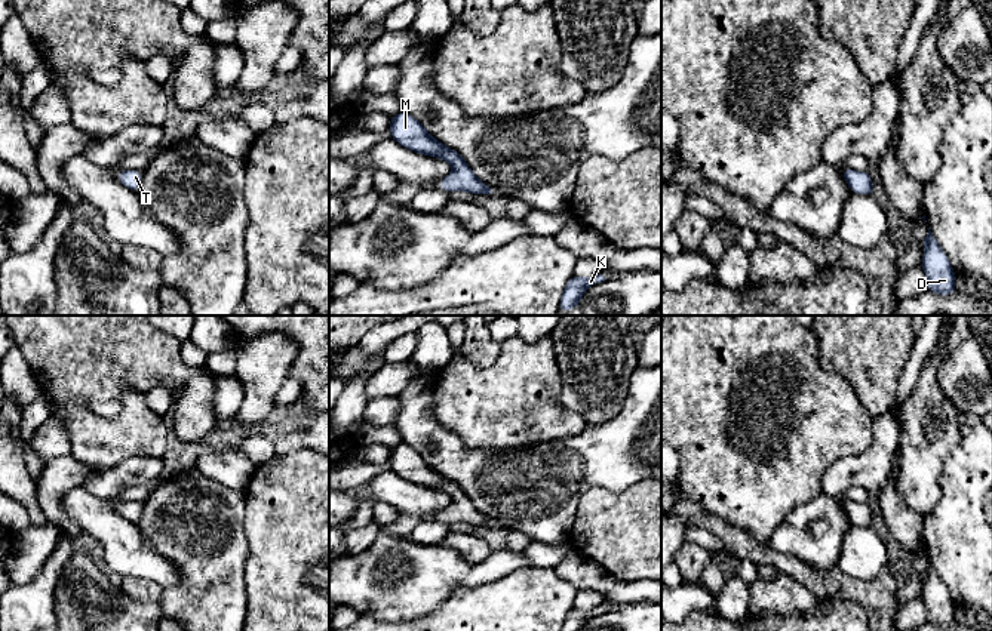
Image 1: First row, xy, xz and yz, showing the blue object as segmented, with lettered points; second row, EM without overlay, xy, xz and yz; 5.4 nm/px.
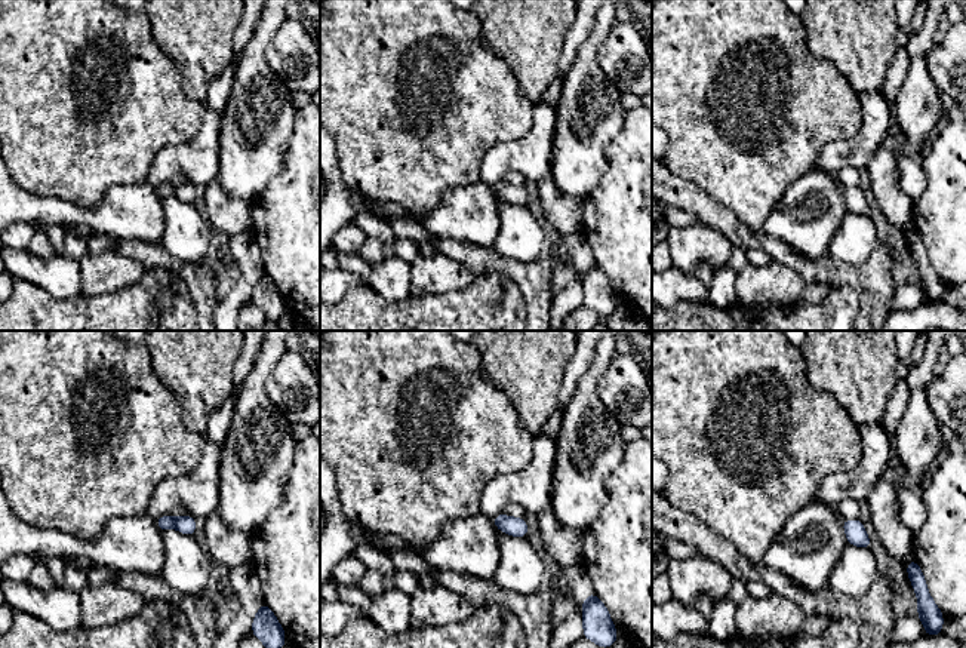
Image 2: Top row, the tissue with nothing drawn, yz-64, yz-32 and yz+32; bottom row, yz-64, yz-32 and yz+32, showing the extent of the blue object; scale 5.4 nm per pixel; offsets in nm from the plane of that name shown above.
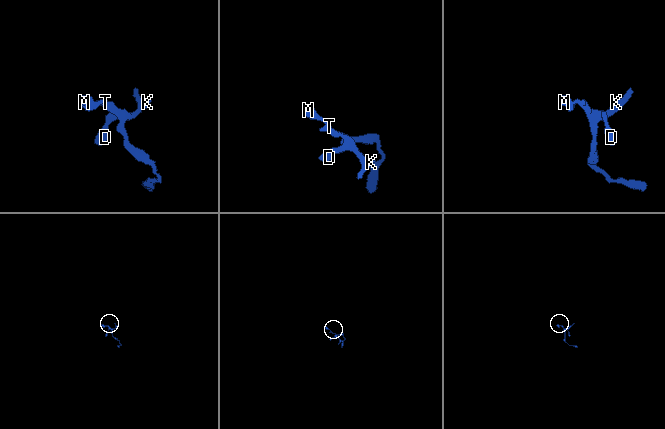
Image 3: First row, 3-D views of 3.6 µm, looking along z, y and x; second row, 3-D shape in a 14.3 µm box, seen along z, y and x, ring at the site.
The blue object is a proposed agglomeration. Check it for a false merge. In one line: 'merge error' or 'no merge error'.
no merge error

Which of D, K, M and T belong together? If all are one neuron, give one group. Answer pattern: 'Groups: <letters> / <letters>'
Groups: D K M T

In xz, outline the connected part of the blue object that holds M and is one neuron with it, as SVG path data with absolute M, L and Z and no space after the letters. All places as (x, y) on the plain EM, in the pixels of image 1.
M400 443L390 452L391 470L408 481L415 484L439 489L454 498L454 504L440 511L437 515L442 521L469 523L473 526L492 526L491 520L480 514L464 490L454 481L436 473L423 456L405 443Z

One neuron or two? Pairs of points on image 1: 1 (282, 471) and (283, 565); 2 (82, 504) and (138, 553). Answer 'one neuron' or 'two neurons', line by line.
1: one neuron
2: one neuron

